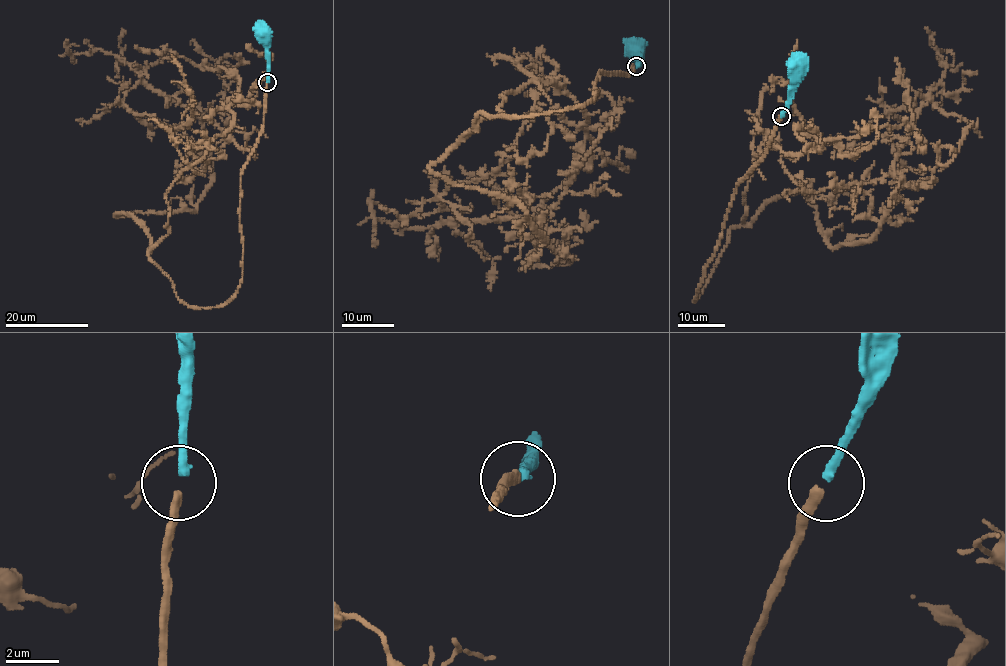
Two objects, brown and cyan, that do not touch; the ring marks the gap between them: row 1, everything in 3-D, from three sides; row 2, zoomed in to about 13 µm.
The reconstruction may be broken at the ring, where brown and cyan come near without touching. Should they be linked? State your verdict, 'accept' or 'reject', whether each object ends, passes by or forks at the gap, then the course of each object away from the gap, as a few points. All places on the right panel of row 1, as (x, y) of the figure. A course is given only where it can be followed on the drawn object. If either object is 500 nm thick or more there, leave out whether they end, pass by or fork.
accept | brown ends | cyan ends | brown via (781, 118), (695, 300), (771, 199), (838, 248), (894, 201), (915, 112), (812, 134), (798, 40) | cyan via (782, 116), (790, 84), (801, 72), (800, 67)

